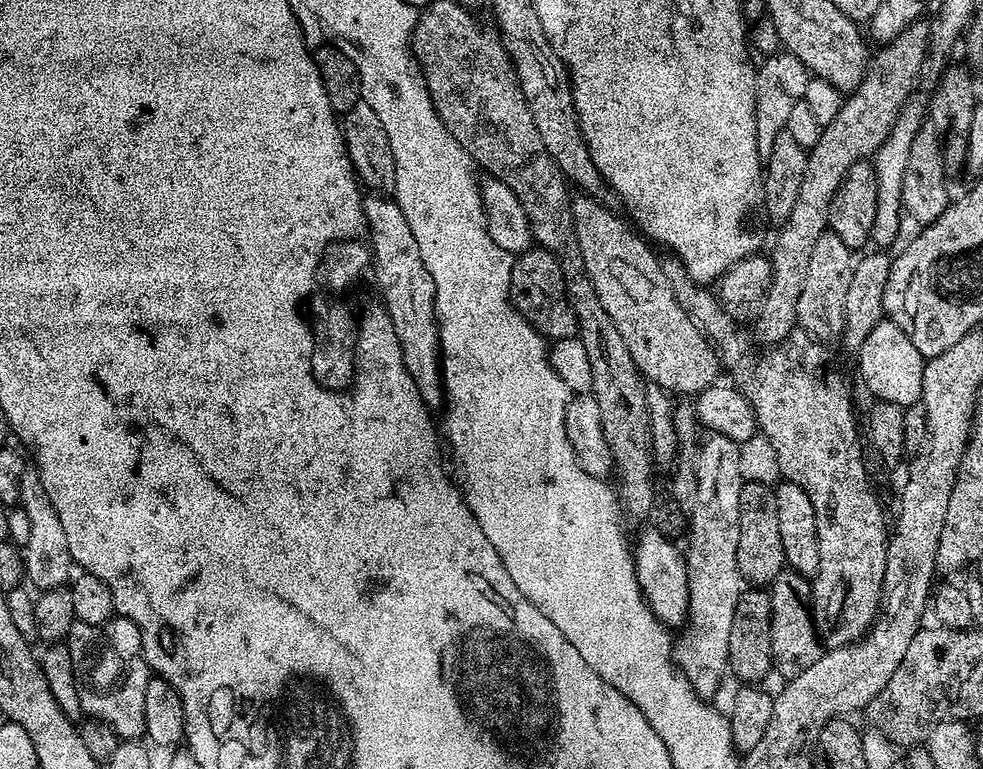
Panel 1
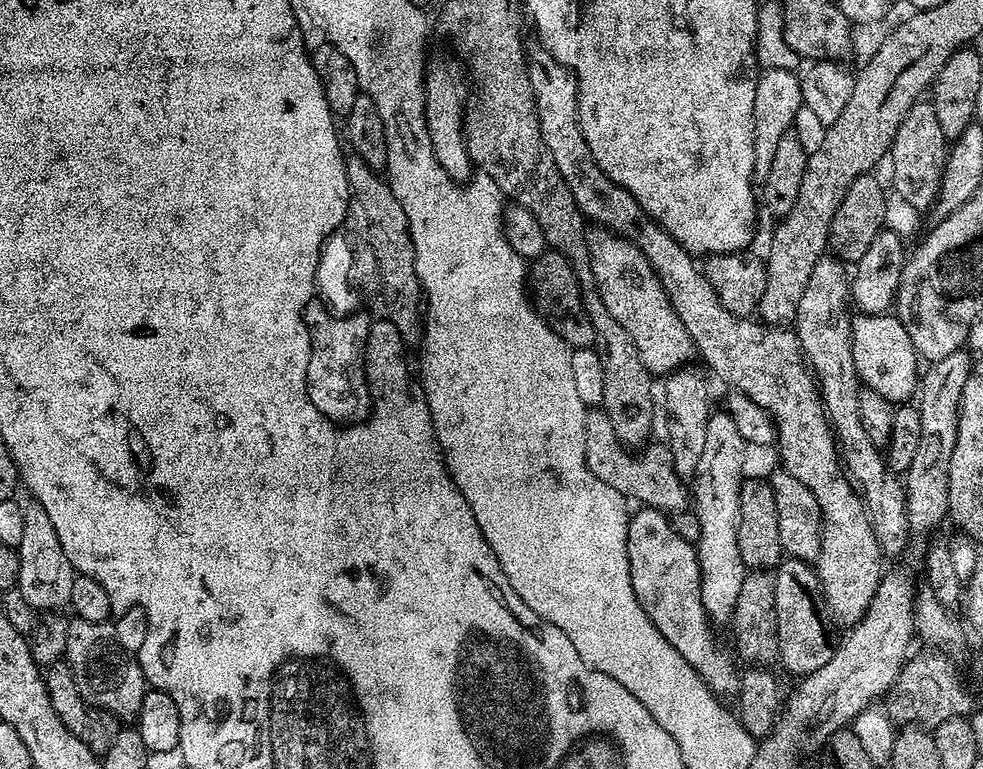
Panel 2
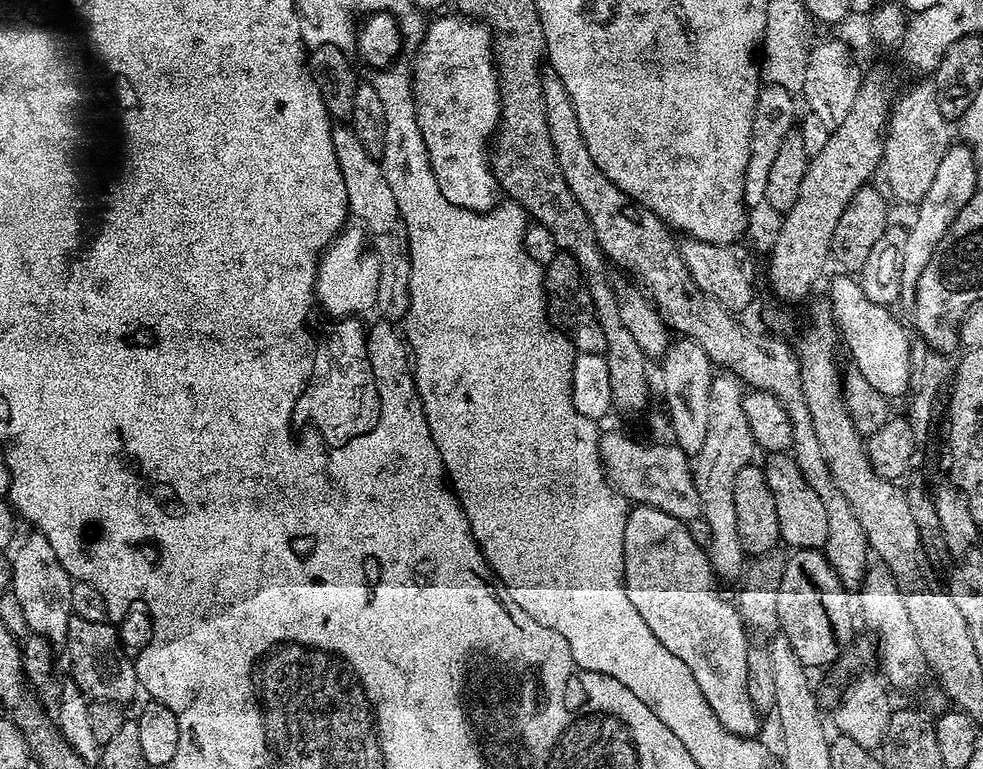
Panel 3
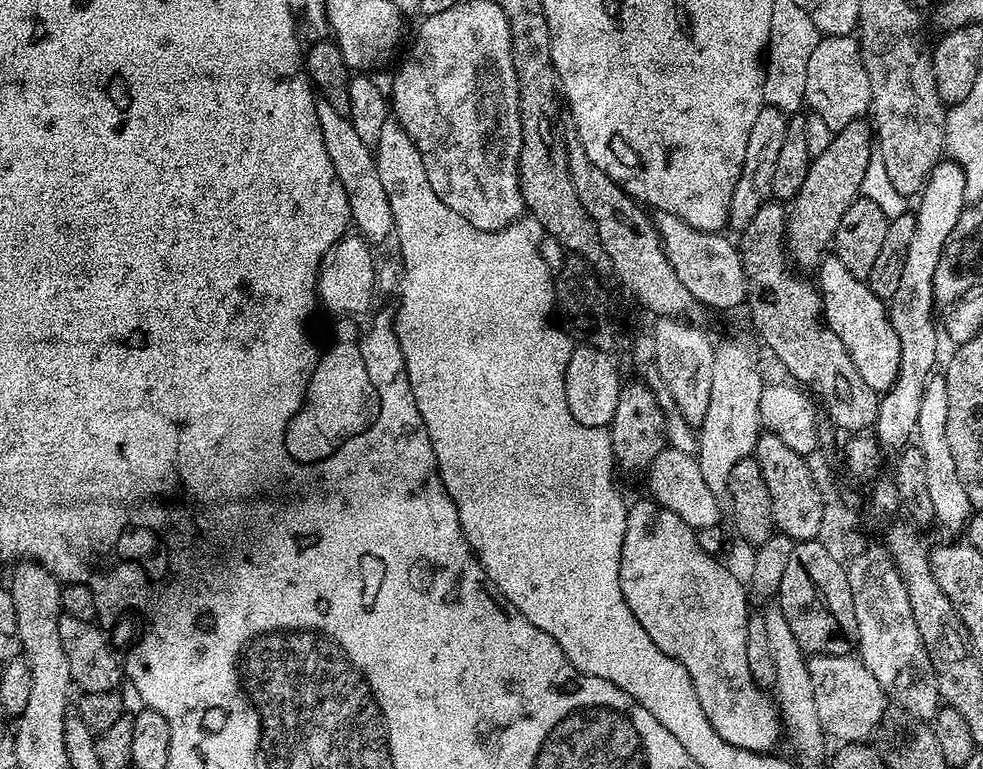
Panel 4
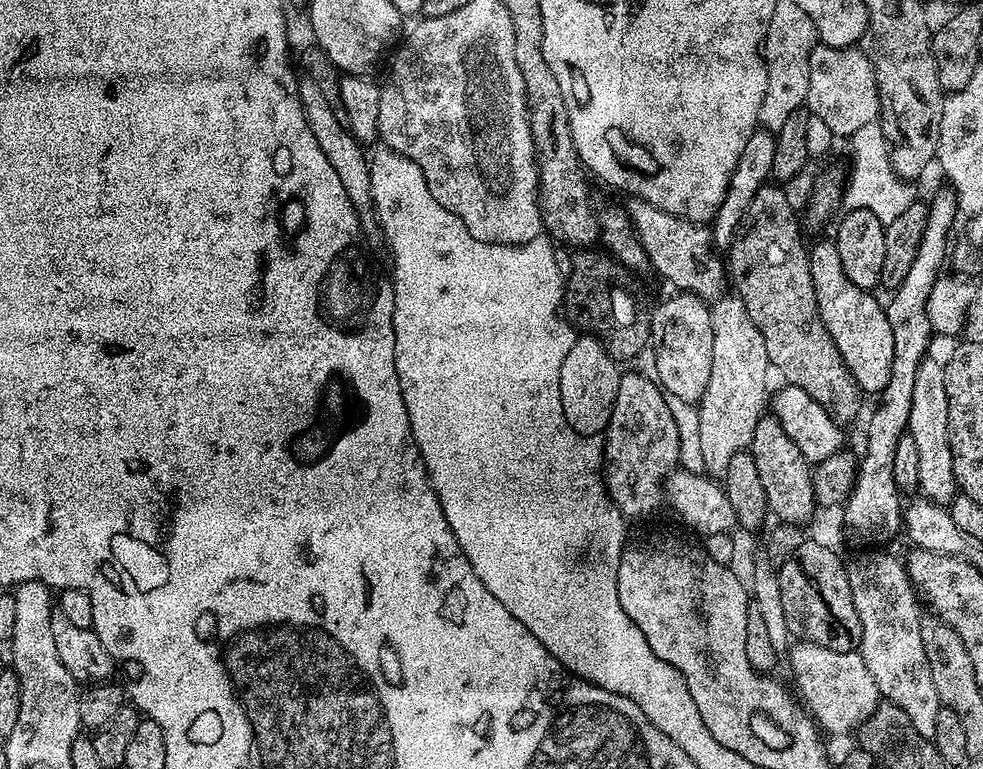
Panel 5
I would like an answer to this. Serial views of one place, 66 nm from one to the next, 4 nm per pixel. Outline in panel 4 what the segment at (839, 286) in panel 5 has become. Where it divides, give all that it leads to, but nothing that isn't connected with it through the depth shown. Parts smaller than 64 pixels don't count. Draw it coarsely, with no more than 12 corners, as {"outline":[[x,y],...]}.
{"outline":[[835,254],[820,262],[824,323],[866,386],[898,378],[885,301]]}

